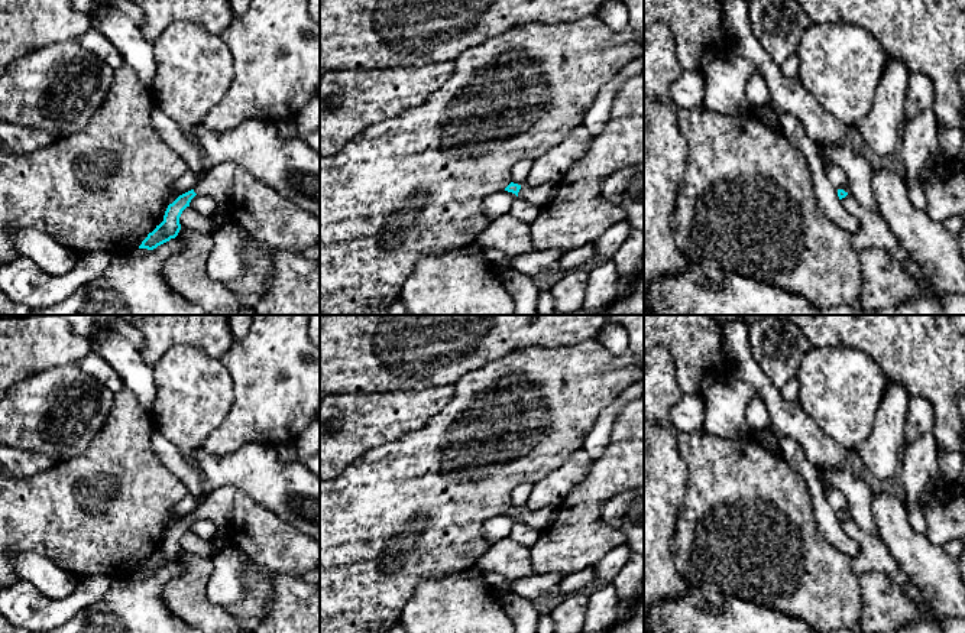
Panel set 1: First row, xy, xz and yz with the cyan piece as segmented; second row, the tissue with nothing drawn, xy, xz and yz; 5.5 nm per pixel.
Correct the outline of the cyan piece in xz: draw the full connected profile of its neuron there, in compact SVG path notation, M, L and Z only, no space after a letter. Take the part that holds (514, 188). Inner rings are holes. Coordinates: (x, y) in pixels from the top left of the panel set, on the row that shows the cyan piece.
M511 182L505 191L515 194L519 198L530 201L538 207L544 207L556 197L556 184L545 182L538 186L518 185Z

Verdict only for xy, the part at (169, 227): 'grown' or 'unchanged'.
grown

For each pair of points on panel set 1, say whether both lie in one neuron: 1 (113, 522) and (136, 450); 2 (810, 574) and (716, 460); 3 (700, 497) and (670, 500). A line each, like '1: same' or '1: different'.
1: same
2: same
3: different

